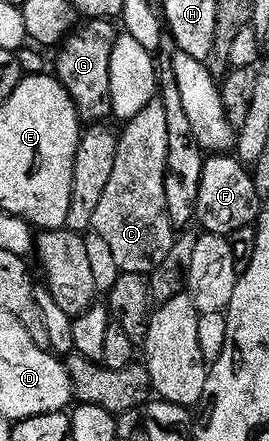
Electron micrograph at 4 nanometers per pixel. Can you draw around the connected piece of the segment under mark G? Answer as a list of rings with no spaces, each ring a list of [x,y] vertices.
[[[93,19],[84,24],[84,27],[83,24],[76,26],[58,48],[59,56],[53,59],[53,74],[75,102],[80,120],[95,125],[112,118],[109,59],[112,56],[117,29],[110,19]]]

